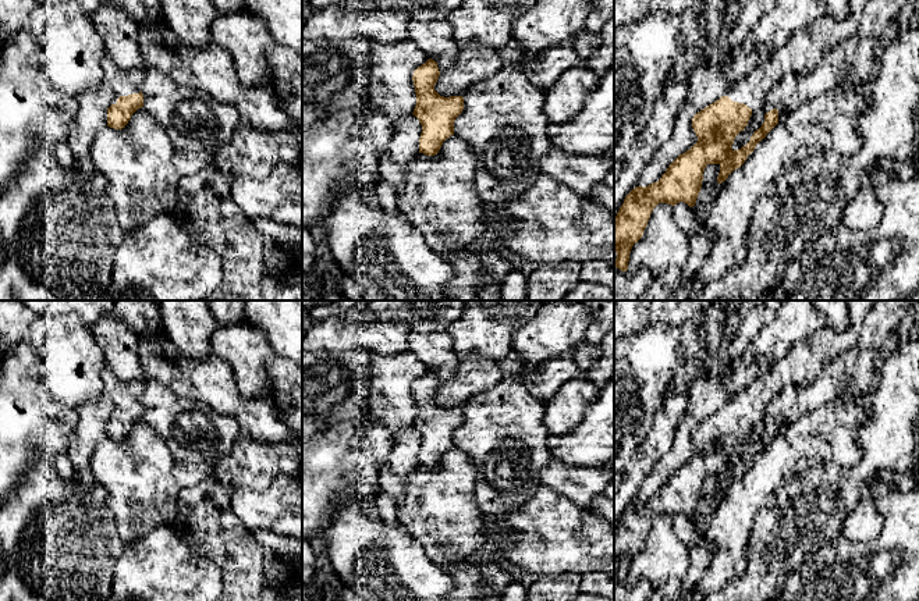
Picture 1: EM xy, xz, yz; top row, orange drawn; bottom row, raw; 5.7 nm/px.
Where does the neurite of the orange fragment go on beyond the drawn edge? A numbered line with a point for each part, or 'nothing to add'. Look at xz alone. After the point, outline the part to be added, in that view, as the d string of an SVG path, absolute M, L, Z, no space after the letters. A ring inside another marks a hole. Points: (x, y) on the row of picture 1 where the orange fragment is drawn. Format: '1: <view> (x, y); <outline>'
1: xz (407, 131); M411 114L394 124L394 134L387 149L394 145L398 152L407 152L409 159L414 159L419 153L421 134L421 122Z

